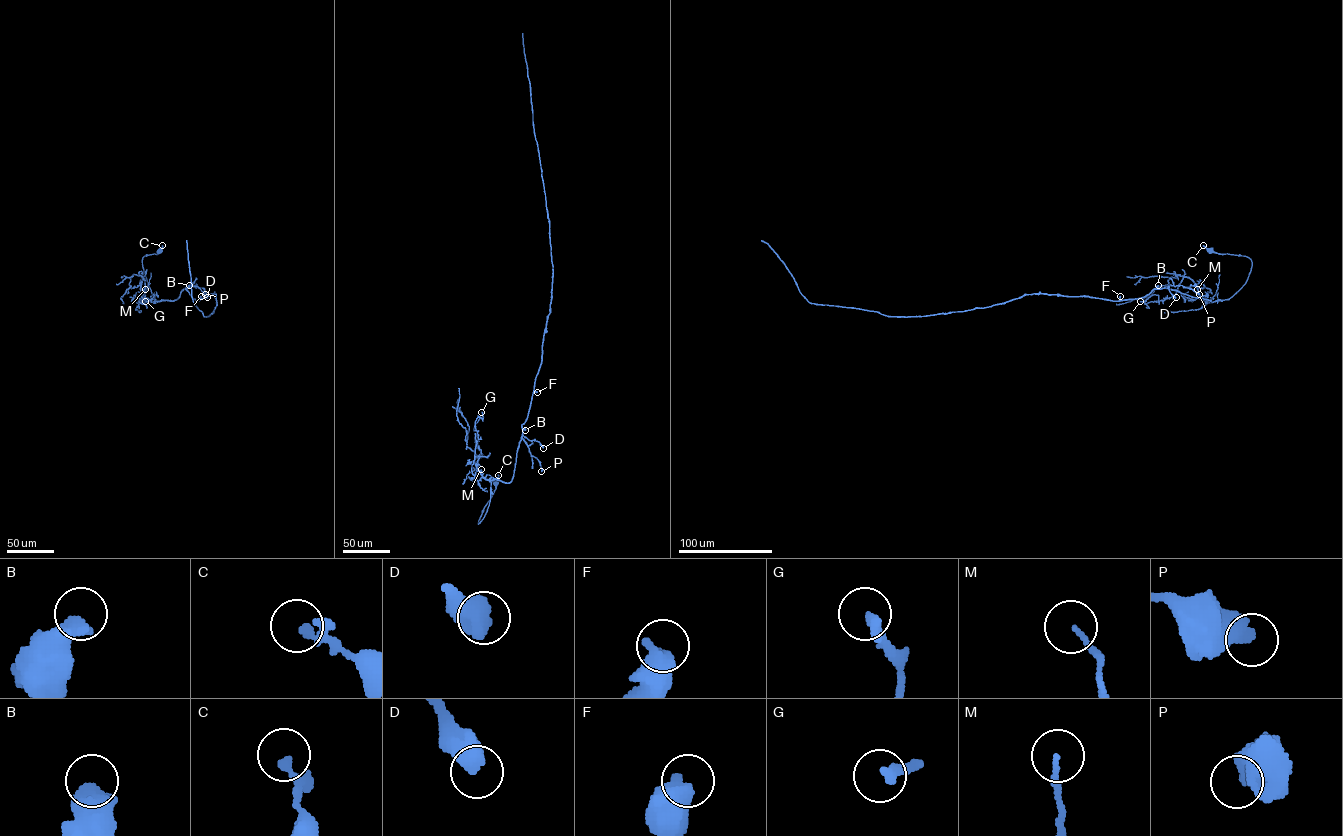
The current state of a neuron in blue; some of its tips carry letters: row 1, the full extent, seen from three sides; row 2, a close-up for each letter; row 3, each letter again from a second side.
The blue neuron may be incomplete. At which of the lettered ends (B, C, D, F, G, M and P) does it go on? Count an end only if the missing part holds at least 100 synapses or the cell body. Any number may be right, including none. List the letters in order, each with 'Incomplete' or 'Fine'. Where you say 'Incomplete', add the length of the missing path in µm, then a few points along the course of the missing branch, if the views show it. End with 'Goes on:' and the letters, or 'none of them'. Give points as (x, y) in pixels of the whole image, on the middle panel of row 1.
B: Fine
C: Fine
D: Fine
F: Fine
G: Fine
M: Fine
P: Fine
Goes on: none of them

